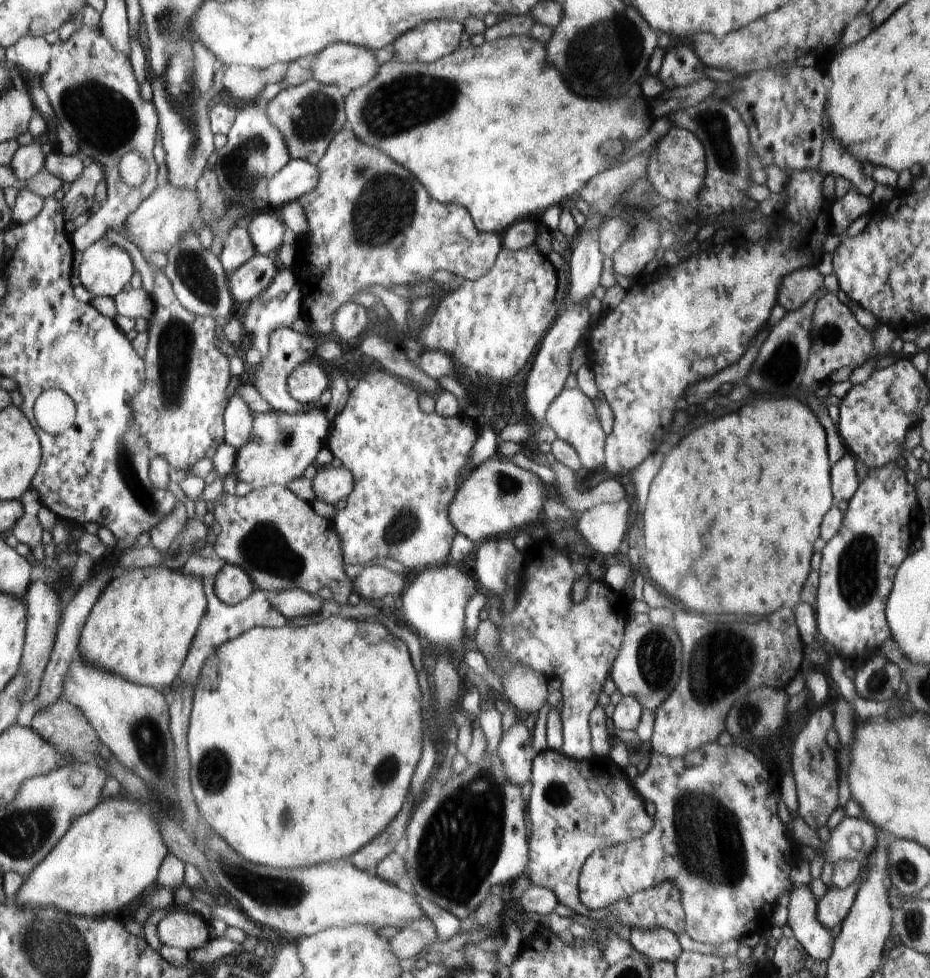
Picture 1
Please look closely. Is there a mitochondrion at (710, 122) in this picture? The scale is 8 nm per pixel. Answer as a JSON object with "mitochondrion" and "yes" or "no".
{"mitochondrion":"yes"}

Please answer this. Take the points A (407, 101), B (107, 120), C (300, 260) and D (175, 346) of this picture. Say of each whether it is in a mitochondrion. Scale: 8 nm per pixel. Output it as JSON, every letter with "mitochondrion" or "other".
{"A":"mitochondrion","B":"mitochondrion","C":"other","D":"mitochondrion"}

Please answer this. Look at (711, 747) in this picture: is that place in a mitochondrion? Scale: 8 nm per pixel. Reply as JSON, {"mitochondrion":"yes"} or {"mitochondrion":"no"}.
{"mitochondrion":"no"}

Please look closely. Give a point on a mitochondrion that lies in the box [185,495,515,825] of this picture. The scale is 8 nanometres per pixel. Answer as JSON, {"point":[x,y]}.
{"point":[263,547]}

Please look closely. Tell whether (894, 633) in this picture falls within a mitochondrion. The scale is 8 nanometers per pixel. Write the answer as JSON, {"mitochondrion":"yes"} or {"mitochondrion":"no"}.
{"mitochondrion":"no"}

